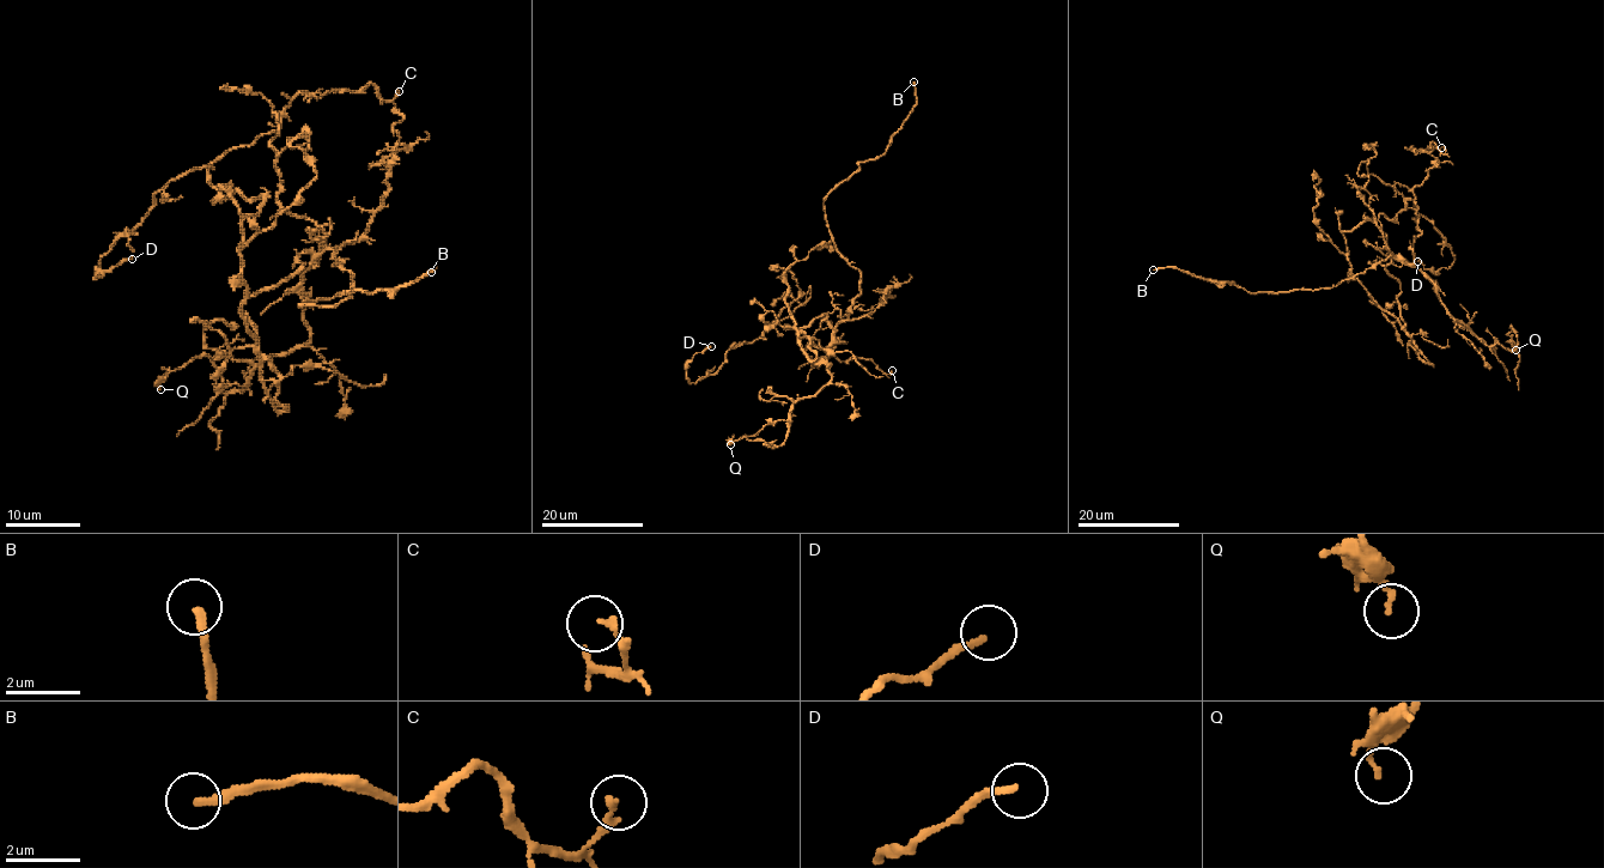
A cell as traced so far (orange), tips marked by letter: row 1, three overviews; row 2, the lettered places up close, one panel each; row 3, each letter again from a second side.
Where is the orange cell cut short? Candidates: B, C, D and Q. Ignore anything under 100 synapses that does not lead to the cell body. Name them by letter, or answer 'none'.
B

